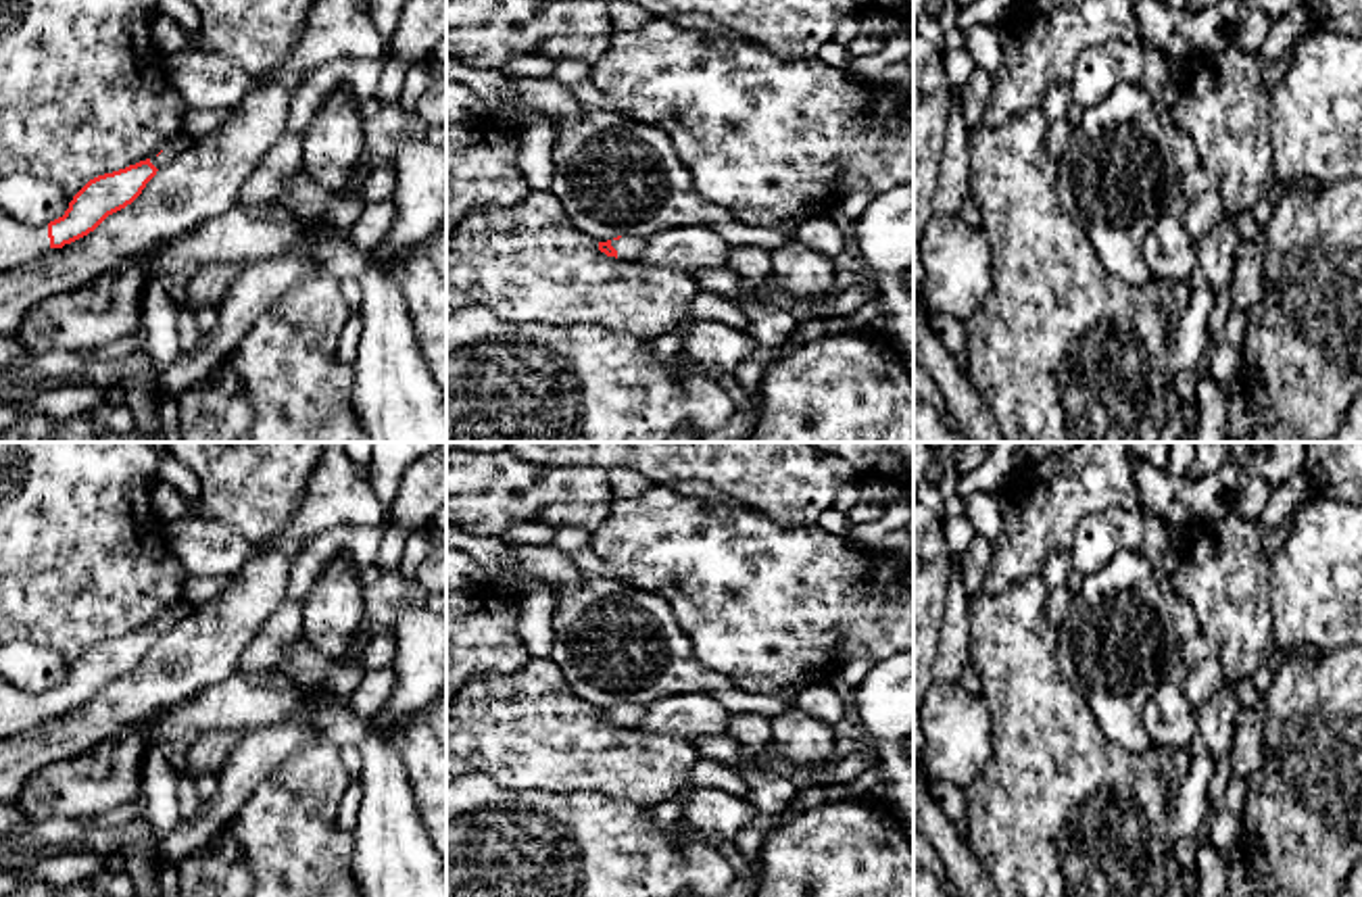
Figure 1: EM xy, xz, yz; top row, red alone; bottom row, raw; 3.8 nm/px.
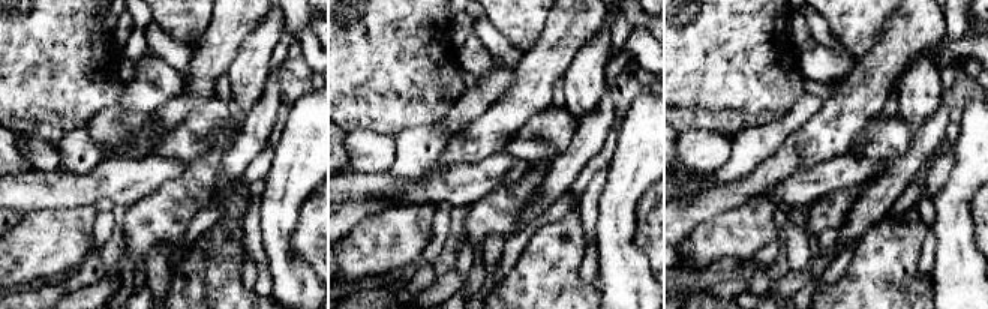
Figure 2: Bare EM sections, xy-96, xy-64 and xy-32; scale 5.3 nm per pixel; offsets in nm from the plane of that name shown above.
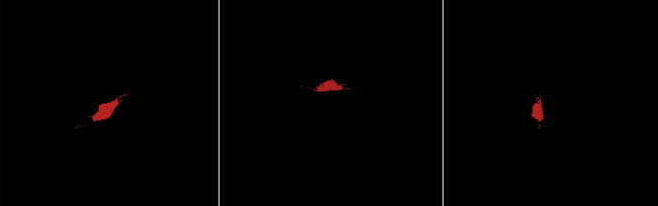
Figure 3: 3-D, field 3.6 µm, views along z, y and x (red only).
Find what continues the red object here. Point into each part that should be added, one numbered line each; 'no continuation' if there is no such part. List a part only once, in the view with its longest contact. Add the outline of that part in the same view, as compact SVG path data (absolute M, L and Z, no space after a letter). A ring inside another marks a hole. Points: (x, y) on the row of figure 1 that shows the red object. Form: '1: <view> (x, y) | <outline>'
1: xy (19, 245) | M0 209L0 271L21 267L48 250L48 225L23 225Z
2: xz (628, 249) | M622 236L619 240L611 240L611 246L617 250L619 259L638 261L640 252L647 246L647 238Z

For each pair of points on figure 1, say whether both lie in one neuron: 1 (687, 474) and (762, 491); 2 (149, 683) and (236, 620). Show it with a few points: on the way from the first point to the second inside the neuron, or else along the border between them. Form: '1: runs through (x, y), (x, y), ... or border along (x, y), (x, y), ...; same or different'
1: runs through (706, 474), (743, 474); same
2: runs through (172, 681), (182, 676), (213, 643); same

